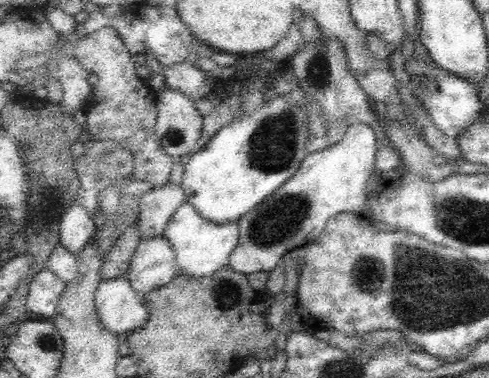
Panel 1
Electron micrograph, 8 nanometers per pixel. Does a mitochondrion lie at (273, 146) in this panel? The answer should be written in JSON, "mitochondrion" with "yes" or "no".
{"mitochondrion":"yes"}

